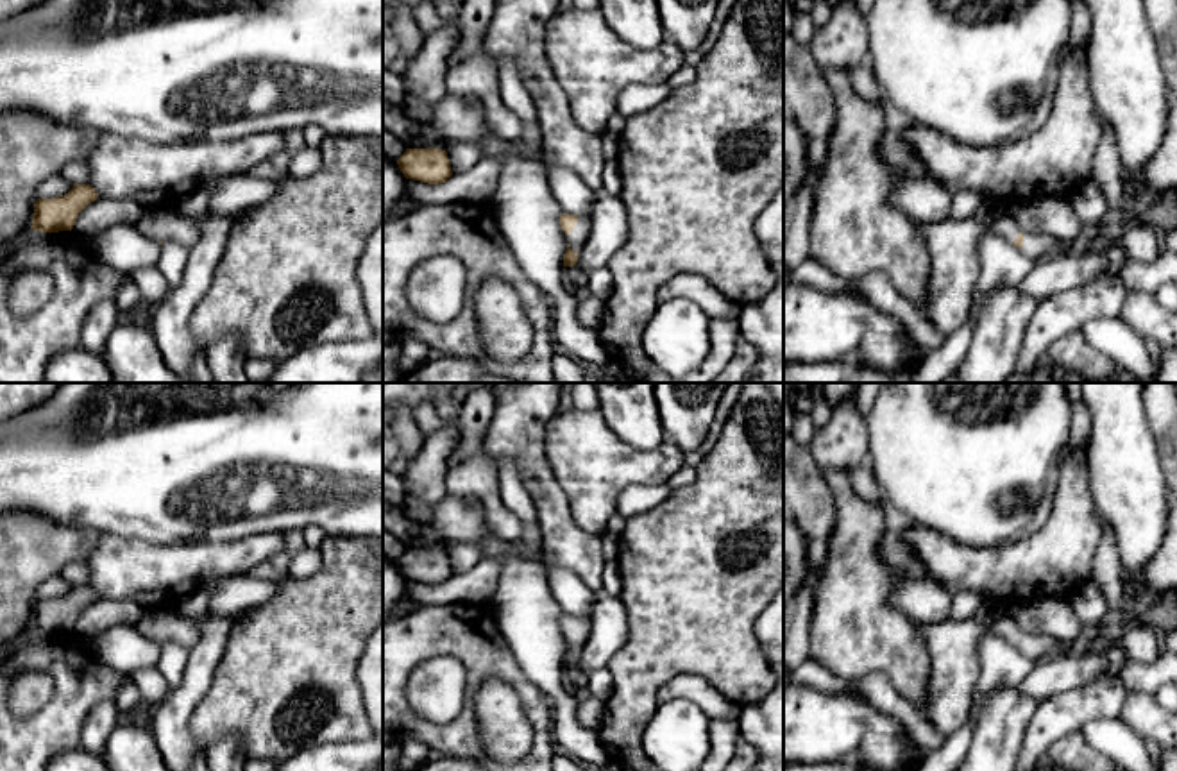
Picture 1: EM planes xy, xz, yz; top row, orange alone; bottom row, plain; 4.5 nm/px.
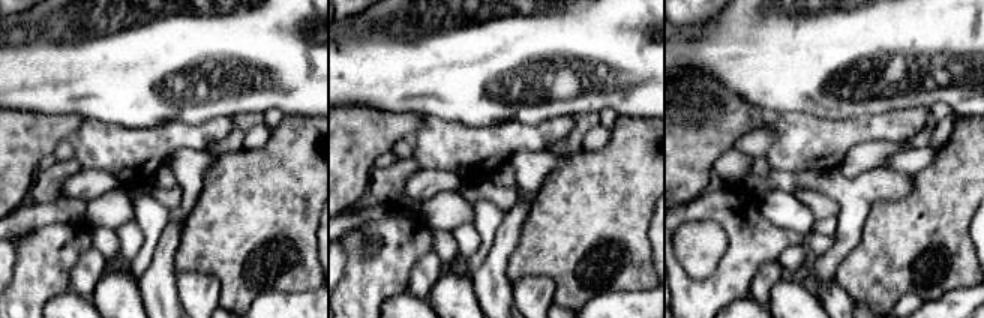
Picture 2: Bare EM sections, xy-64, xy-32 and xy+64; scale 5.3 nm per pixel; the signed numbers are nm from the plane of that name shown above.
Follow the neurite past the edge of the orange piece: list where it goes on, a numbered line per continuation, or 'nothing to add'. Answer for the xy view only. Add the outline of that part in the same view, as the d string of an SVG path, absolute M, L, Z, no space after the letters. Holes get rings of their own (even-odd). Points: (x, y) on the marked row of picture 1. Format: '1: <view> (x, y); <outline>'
nothing to add

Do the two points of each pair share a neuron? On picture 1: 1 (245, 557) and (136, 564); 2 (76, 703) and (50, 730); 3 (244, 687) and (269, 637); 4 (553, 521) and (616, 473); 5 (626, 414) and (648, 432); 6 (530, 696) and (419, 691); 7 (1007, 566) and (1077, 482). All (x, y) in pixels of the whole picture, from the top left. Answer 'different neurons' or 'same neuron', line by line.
1: same neuron
2: same neuron
3: same neuron
4: different neurons
5: same neuron
6: different neurons
7: same neuron

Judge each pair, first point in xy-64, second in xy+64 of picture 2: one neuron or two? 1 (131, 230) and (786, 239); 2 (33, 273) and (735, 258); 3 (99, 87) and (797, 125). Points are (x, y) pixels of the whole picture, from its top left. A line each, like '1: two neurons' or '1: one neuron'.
1: two neurons
2: one neuron
3: two neurons

